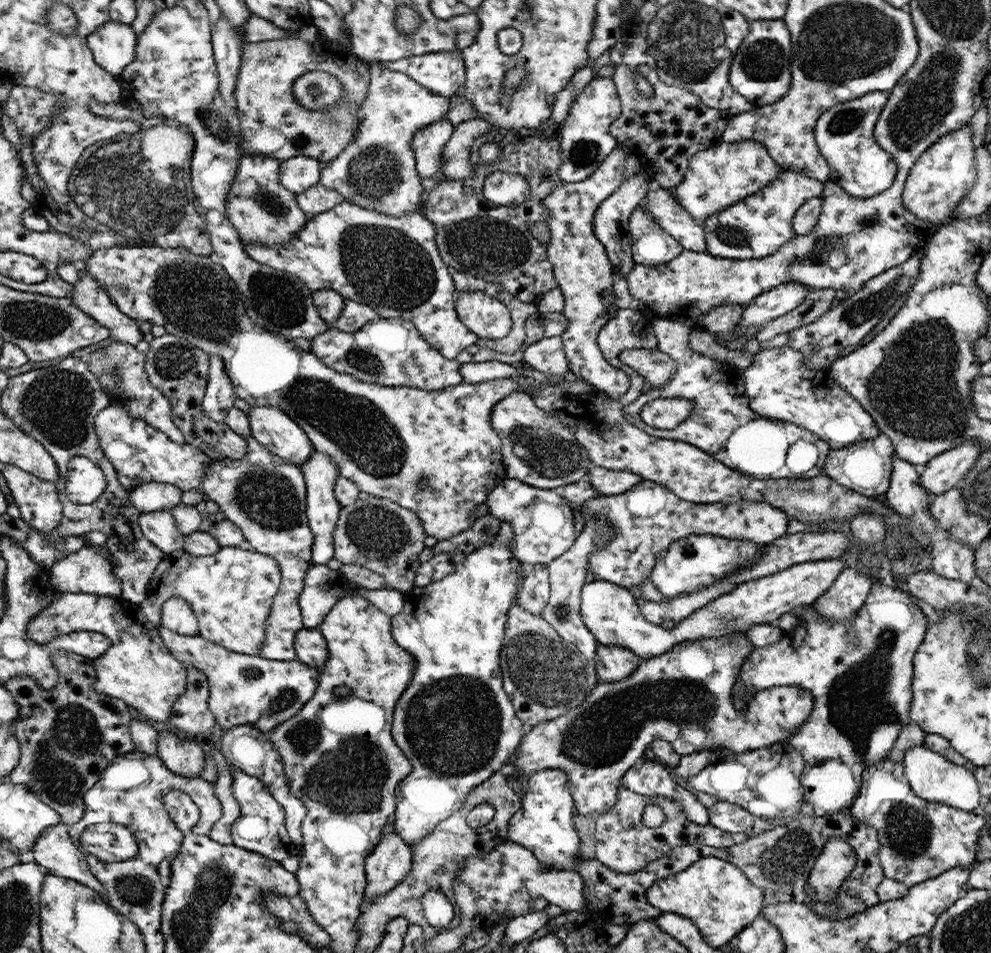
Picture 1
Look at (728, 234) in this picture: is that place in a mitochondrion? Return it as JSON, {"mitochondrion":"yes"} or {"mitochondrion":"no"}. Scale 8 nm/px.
{"mitochondrion":"yes"}

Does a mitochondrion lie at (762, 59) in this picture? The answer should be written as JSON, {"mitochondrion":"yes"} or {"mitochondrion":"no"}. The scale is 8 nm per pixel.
{"mitochondrion":"yes"}

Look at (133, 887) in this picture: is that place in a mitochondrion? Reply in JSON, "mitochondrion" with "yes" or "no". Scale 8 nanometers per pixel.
{"mitochondrion":"yes"}

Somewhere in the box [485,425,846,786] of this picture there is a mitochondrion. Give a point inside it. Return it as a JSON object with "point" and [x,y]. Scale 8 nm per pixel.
{"point":[600,736]}

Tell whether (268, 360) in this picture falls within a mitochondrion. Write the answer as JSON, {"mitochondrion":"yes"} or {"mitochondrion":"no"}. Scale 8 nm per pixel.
{"mitochondrion":"no"}

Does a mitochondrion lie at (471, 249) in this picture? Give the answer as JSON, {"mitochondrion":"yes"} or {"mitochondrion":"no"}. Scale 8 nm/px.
{"mitochondrion":"yes"}

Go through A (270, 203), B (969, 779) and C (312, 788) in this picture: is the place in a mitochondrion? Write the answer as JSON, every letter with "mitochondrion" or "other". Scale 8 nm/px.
{"A":"mitochondrion","B":"other","C":"mitochondrion"}

